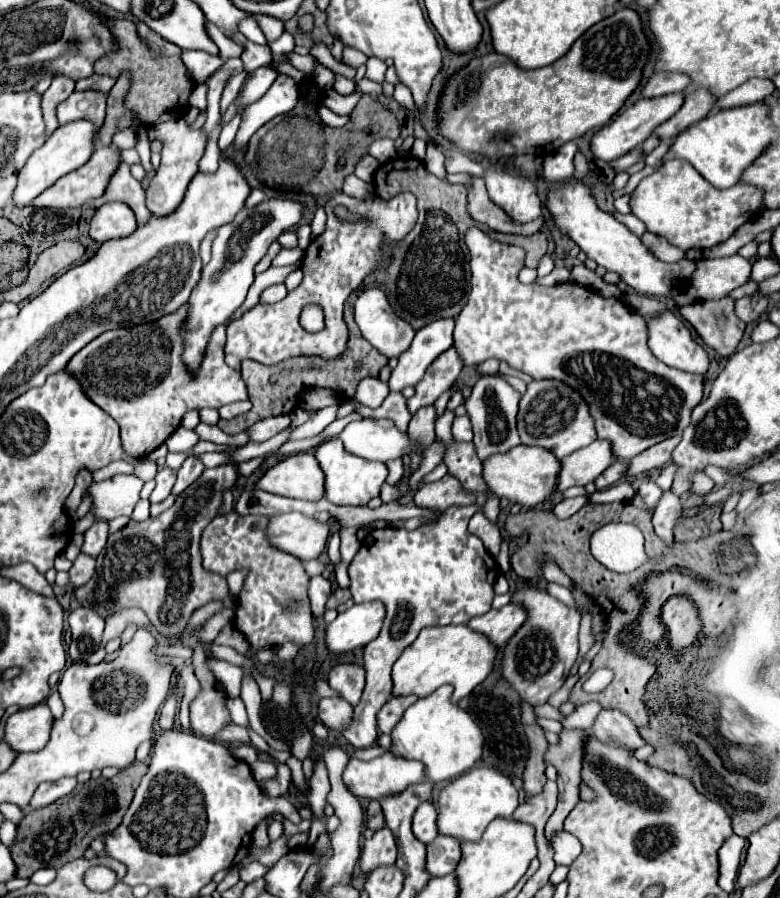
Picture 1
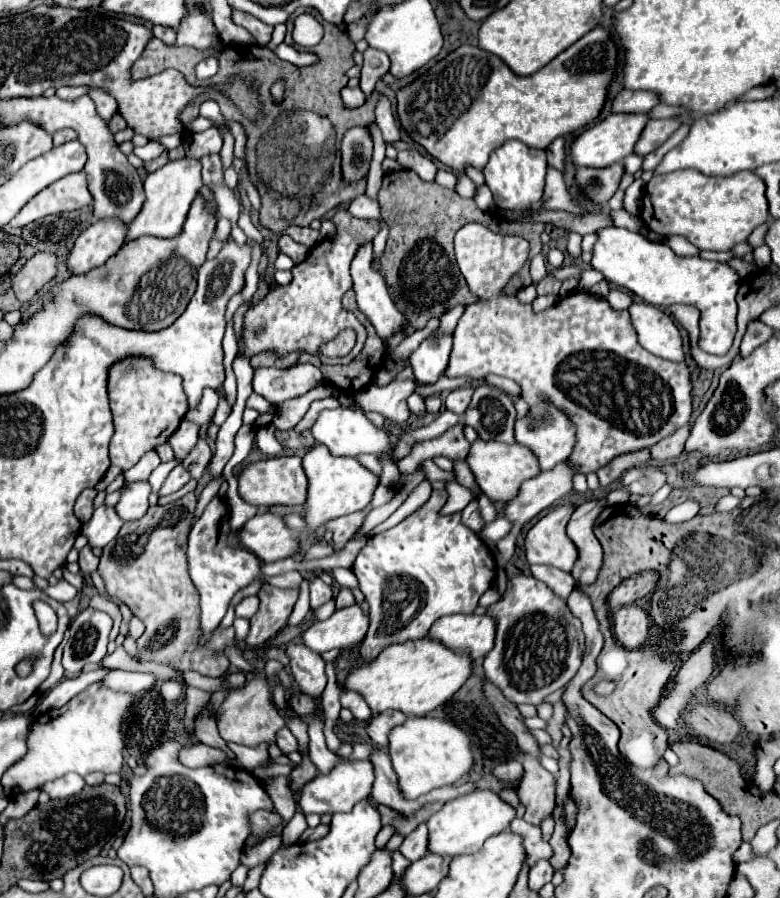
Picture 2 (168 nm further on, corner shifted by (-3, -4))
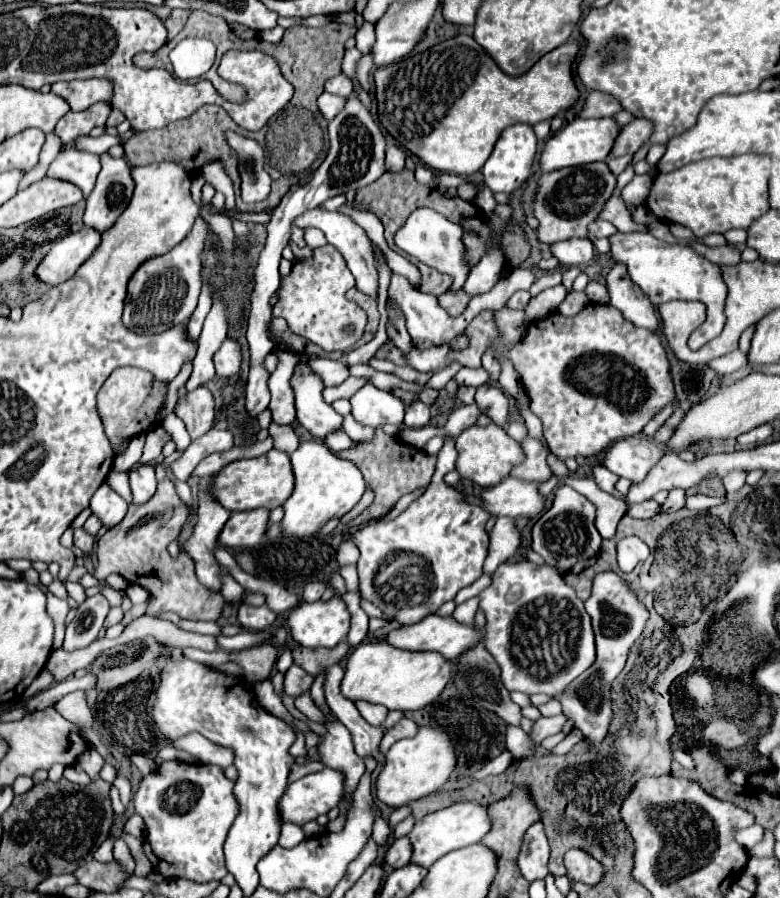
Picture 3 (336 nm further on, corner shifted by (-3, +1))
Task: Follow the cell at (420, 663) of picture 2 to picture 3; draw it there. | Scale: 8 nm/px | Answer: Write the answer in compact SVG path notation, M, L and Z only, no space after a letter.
M386 641L360 643L346 659L342 695L346 699L364 699L386 709L416 711L432 703L452 679L452 665L436 651L398 649Z

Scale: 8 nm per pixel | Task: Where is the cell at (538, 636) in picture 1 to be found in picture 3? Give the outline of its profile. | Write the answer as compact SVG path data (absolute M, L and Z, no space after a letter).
M502 563L492 573L492 585L480 593L480 609L486 617L484 645L500 665L500 679L508 691L558 695L594 663L588 613L574 589L550 565Z

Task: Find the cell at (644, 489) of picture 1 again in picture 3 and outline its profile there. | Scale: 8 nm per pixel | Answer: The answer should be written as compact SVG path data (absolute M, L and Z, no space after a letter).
M632 437L614 443L604 453L602 465L608 467L612 473L630 479L632 483L642 483L662 455L664 451L662 447L658 447L656 441Z

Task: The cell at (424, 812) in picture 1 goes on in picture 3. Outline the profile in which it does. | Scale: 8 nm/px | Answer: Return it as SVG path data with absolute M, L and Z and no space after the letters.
M400 837L400 839L394 839L394 843L388 847L384 865L398 869L408 865L410 859L412 859L412 843L408 837Z

